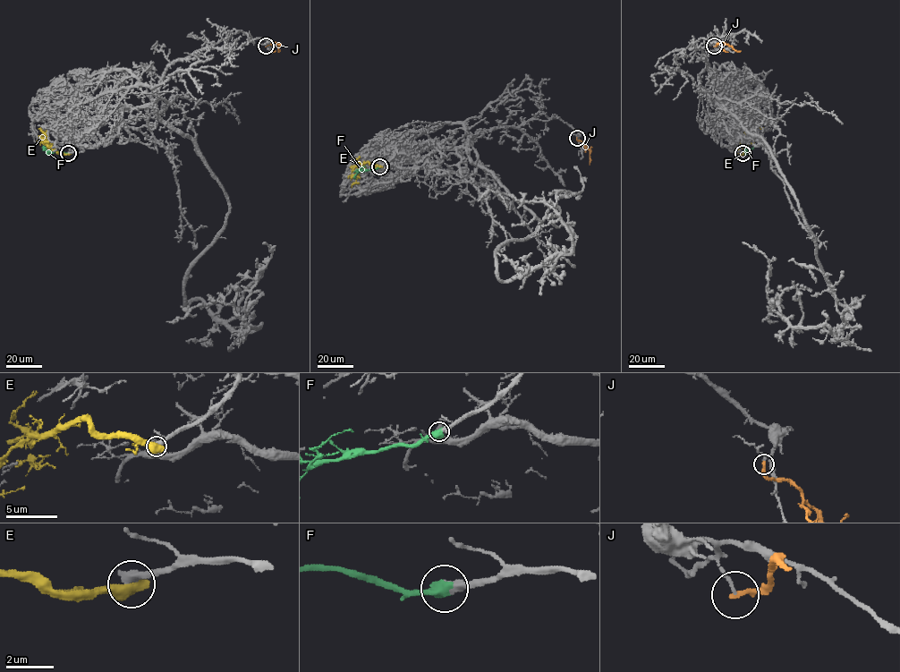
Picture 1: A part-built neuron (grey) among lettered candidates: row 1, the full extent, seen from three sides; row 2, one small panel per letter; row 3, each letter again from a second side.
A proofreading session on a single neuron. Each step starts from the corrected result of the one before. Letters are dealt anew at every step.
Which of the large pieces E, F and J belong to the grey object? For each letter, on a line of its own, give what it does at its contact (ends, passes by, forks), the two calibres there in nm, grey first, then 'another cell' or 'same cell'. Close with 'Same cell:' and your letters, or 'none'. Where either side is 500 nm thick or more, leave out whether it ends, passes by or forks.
E: 400 nm thick on the grey side, 750 nm on the other; another cell
F: 360 nm thick on the grey side, 600 nm on the other; same cell
J: it ends there; 100 nm thick on the grey side, 240 nm on the other; another cell
Same cell: F

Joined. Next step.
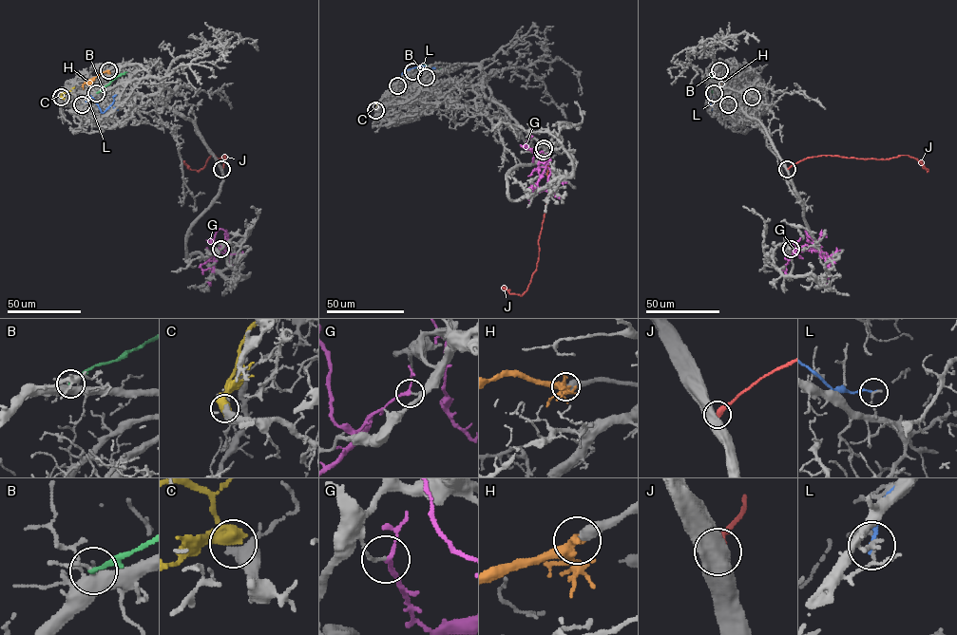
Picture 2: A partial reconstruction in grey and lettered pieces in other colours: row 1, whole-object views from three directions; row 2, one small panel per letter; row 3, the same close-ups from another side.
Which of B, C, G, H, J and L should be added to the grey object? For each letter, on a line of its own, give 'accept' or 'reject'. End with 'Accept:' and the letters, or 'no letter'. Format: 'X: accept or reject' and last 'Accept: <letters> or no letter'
B: reject
C: reject
G: reject
H: accept
J: reject
L: reject
Accept: H

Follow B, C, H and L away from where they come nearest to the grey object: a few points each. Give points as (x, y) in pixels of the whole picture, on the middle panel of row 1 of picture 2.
B: (412, 71), (426, 65), (438, 69), (431, 72)
C: (375, 110), (377, 103), (390, 90)
H: (426, 77), (414, 76), (401, 84), (398, 84)
L: (397, 85), (402, 74), (410, 69), (426, 65), (433, 68)

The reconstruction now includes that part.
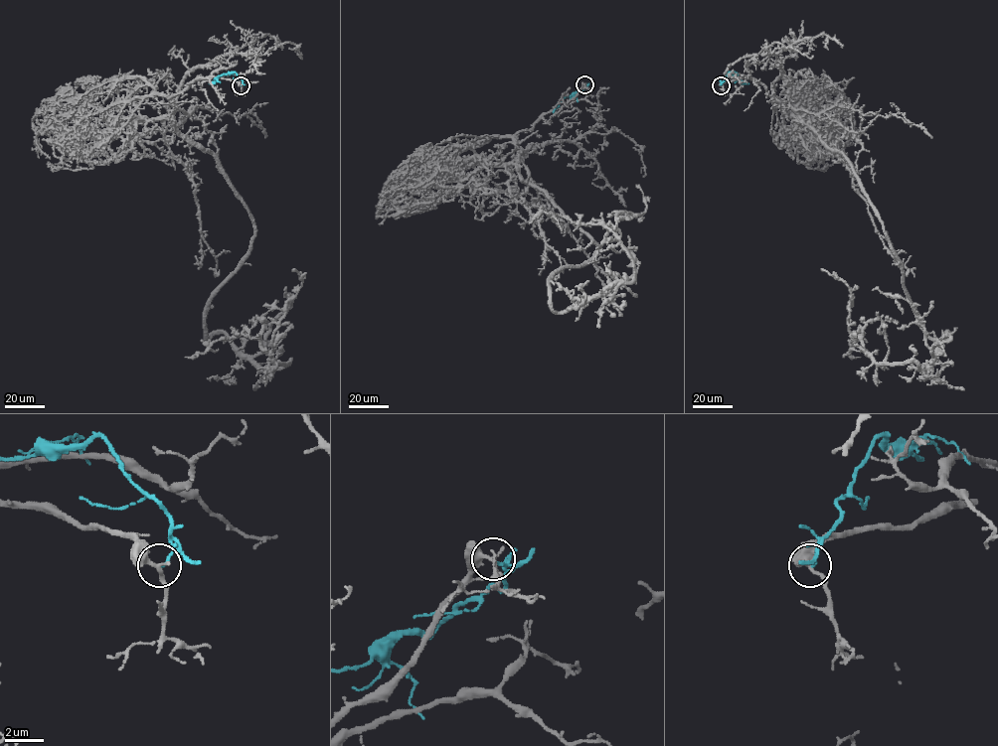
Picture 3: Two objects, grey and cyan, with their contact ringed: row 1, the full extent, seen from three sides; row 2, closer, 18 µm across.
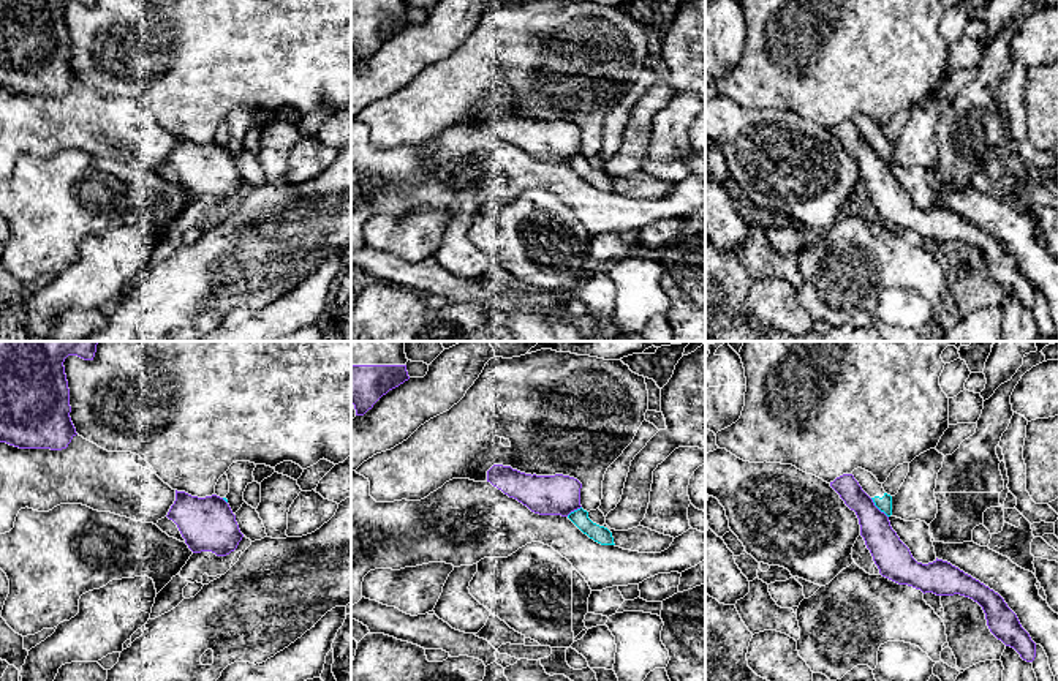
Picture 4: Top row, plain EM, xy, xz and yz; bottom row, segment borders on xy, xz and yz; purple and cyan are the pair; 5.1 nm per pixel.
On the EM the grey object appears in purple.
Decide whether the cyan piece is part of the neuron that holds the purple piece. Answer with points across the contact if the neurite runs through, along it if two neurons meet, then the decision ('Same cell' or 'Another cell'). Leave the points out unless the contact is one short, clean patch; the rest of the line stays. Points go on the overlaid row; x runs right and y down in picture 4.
Boundary: yz (870, 498), (887, 517). Another cell

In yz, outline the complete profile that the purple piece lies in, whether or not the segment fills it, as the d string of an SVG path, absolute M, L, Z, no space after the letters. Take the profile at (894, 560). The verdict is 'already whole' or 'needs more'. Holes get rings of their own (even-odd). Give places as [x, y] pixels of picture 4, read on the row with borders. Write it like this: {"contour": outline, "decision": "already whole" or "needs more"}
{"contour": "M852 474L837 477L830 487L856 512L860 536L882 577L920 589L924 594L960 594L973 599L982 607L990 632L1014 648L1023 660L1034 660L1036 643L998 593L947 561L936 558L928 564L917 562L892 529L889 517L875 506Z", "decision": "already whole"}

